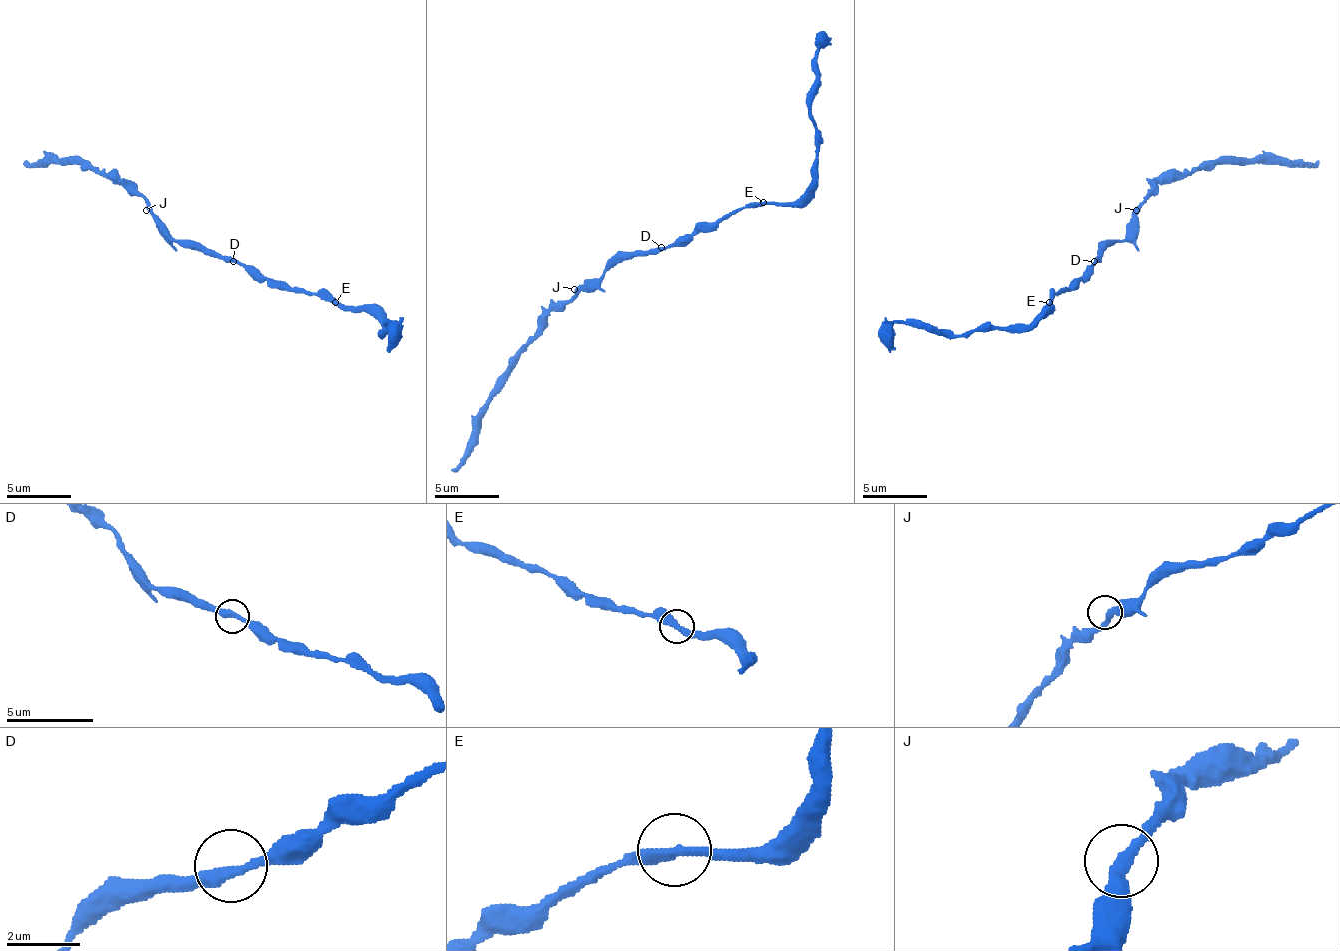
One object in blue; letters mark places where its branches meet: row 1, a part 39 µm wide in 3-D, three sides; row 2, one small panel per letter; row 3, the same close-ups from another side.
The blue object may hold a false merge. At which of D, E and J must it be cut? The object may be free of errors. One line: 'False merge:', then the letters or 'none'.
False merge: none

